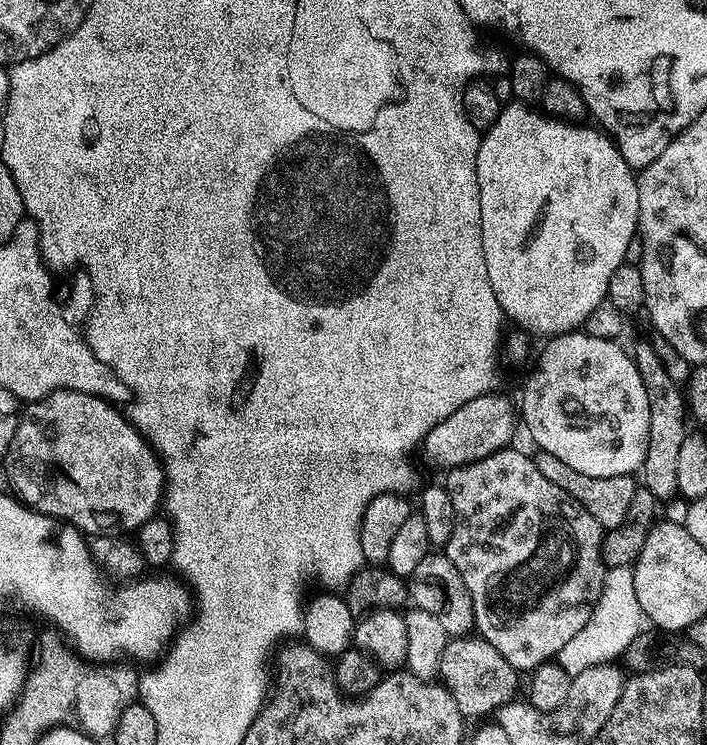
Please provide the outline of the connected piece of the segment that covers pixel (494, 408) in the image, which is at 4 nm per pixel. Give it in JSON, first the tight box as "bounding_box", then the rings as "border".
{"bounding_box":[422,394,518,470],"border":[[[489,394],[479,396],[466,406],[458,406],[454,414],[450,414],[438,426],[434,426],[424,436],[422,453],[436,468],[451,470],[458,466],[466,466],[470,462],[478,462],[498,450],[509,447],[516,436],[516,420],[518,424],[518,408],[512,405],[508,396]]]}

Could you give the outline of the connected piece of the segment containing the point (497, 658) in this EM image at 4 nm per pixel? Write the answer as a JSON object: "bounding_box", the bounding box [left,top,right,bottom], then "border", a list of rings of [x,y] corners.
{"bounding_box":[439,634,522,716],"border":[[[469,634],[449,639],[446,650],[442,650],[439,679],[454,698],[461,716],[487,716],[494,714],[494,706],[502,707],[517,699],[516,691],[522,688],[522,676],[490,642],[479,635]]]}

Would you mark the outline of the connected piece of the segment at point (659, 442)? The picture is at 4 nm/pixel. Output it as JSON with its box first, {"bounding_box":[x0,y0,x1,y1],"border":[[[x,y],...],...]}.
{"bounding_box":[642,368,686,502],"border":[[[653,368],[643,369],[644,384],[648,388],[650,402],[650,434],[642,465],[642,473],[644,472],[642,487],[650,490],[650,494],[654,494],[657,501],[664,502],[672,495],[675,497],[678,492],[678,449],[682,446],[686,435],[686,427],[684,428],[686,396],[681,389],[680,392],[676,389],[679,387],[672,381],[670,374]]]}

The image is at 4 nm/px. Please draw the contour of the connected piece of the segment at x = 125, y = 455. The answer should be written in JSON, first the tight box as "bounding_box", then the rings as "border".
{"bounding_box":[10,388,164,537],"border":[[[63,388],[57,392],[52,392],[49,396],[43,396],[40,400],[31,401],[19,413],[16,421],[16,433],[12,439],[12,450],[10,453],[11,460],[12,480],[17,484],[14,492],[23,503],[44,516],[55,516],[61,522],[73,524],[73,526],[80,529],[81,533],[87,534],[89,537],[100,535],[112,536],[115,532],[135,533],[147,520],[157,515],[158,509],[162,504],[164,468],[160,465],[159,456],[152,451],[152,445],[140,435],[138,429],[136,429],[131,420],[128,419],[127,415],[119,407],[113,406],[109,401],[103,400],[102,397],[95,396],[94,394],[82,394],[78,390],[66,390]]]}

